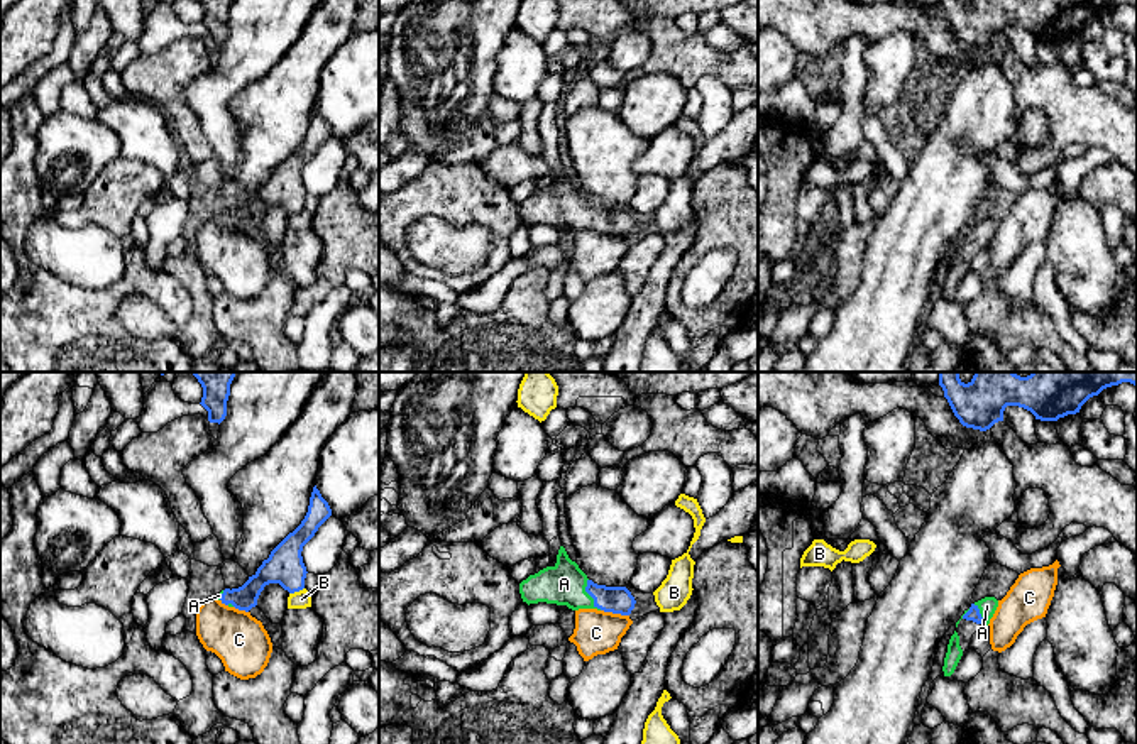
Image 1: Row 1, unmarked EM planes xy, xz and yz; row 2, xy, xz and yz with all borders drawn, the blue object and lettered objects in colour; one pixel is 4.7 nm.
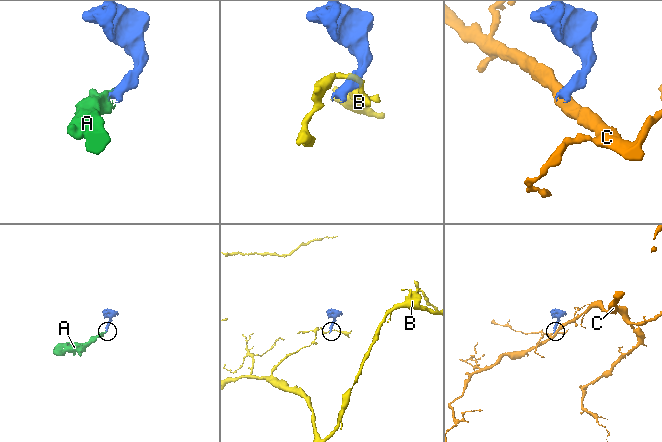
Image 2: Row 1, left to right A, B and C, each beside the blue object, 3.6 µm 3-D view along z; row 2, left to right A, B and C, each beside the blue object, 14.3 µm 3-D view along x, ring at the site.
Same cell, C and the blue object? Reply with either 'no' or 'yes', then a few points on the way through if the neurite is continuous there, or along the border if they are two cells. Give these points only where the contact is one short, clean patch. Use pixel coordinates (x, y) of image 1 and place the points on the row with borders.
no; border along xz (601, 609), (628, 616)

